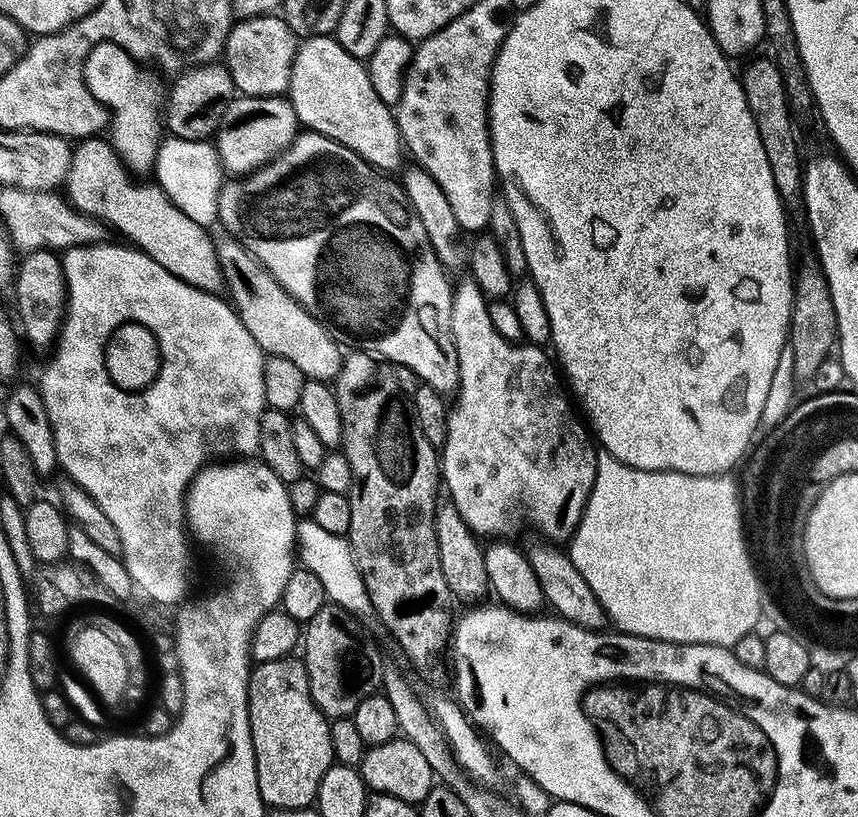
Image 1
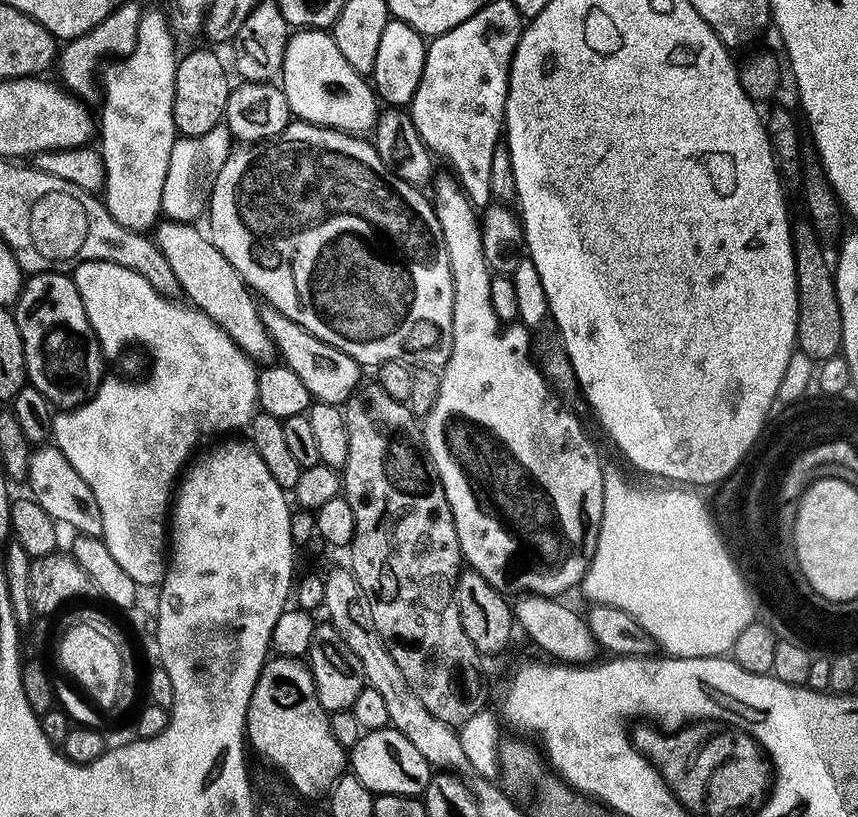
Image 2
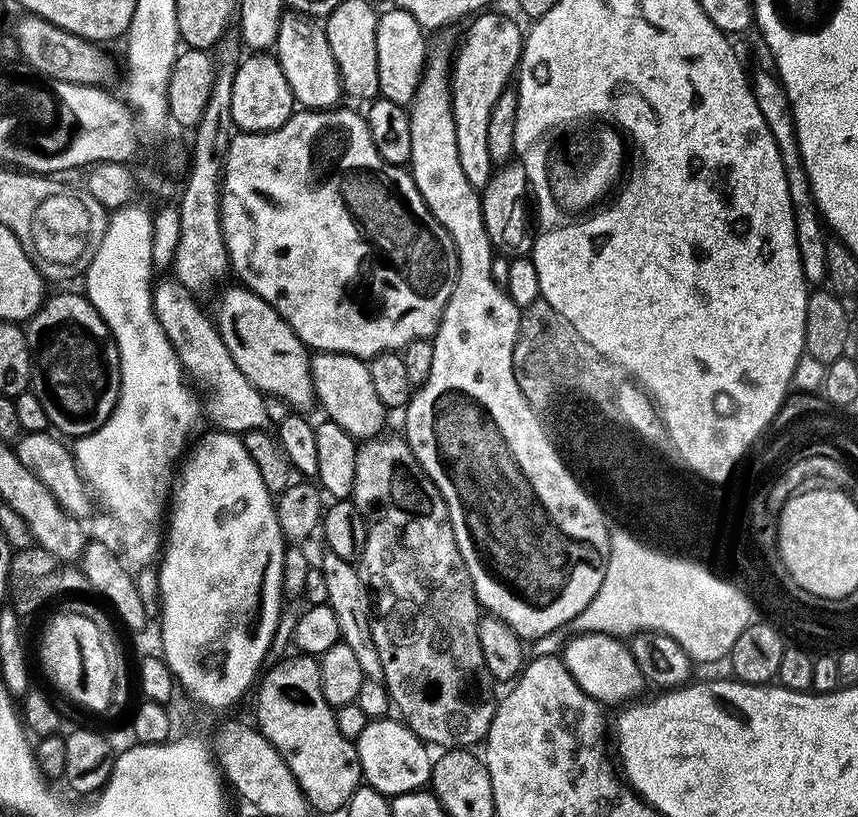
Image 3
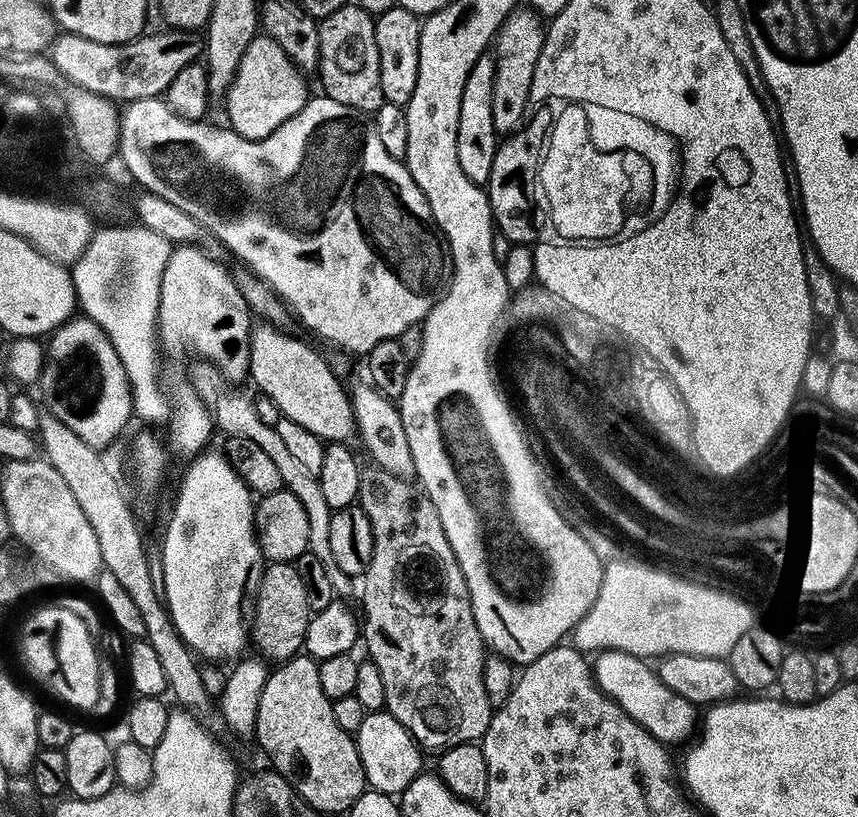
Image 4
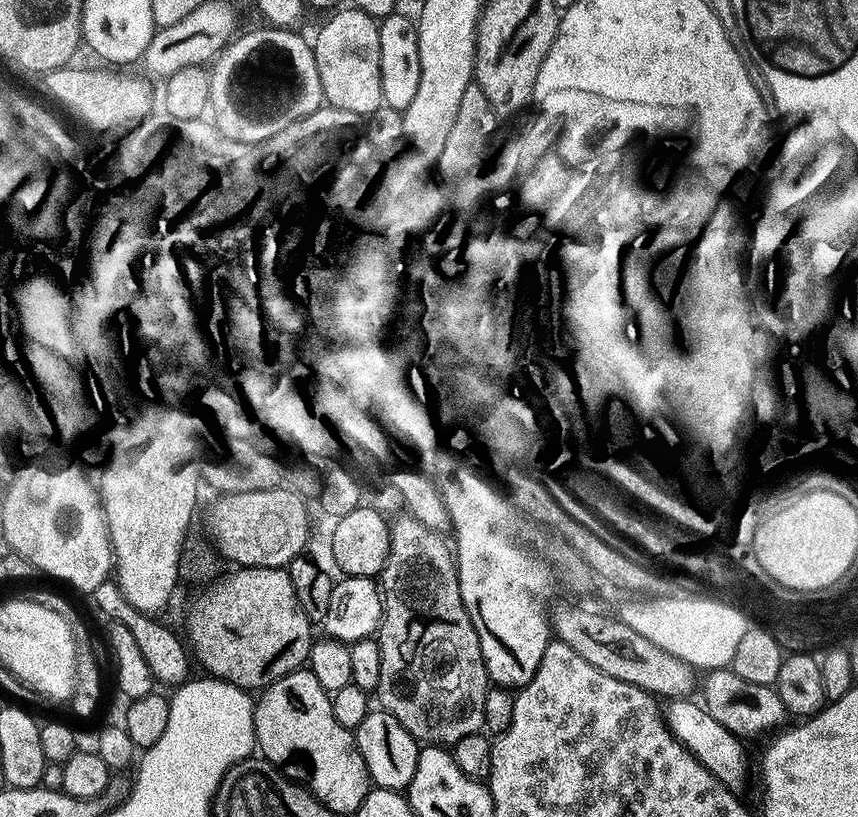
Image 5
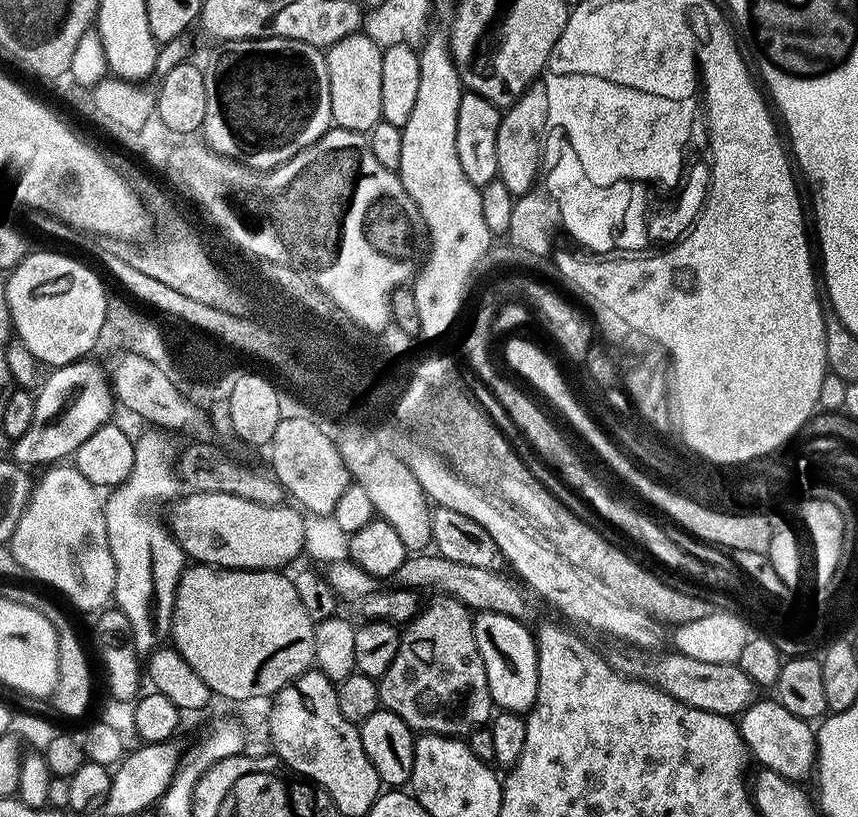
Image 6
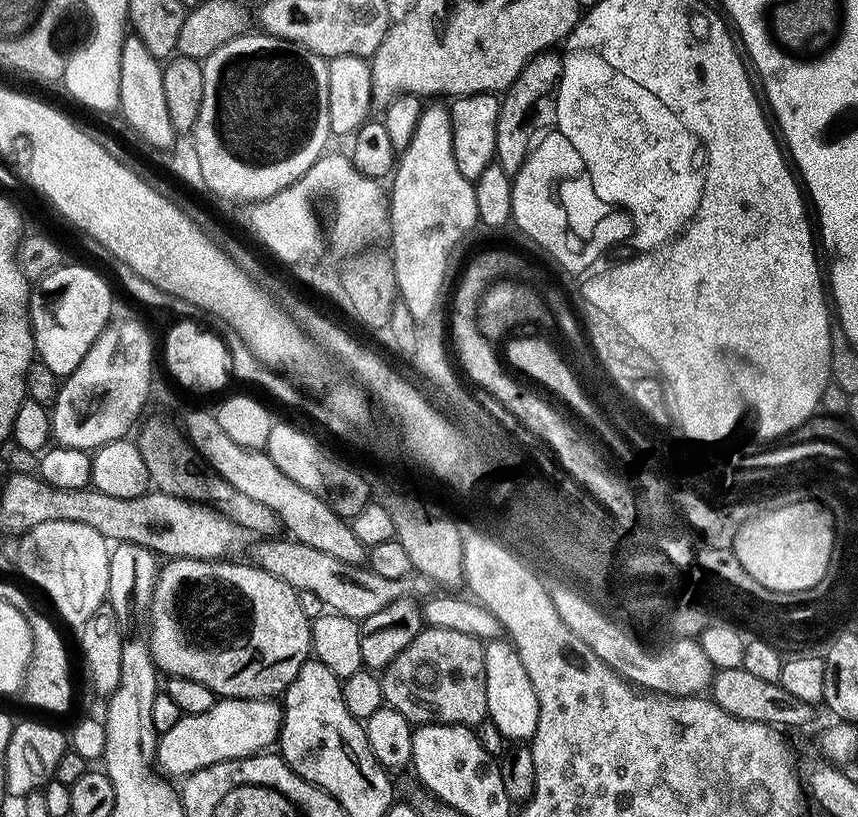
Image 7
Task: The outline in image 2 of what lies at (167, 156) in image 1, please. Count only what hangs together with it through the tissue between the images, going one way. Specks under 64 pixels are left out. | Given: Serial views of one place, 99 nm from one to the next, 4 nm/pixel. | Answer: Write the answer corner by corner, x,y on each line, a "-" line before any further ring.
221,122
214,126
207,134
200,137
177,137
170,152
170,162
166,170
166,179
162,187
162,209
161,213
170,220
180,223
191,223
203,215
204,200
200,198
196,188
196,174
198,166
204,161
204,168
209,174
215,174
224,167
228,153
234,147
232,131
228,129
227,123

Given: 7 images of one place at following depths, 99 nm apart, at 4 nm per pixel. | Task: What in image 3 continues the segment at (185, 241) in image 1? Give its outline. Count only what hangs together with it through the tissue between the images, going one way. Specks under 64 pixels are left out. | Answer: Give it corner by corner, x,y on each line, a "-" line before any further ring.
251,287
228,288
220,296
214,321
234,365
260,392
285,400
289,409
308,410
314,404
309,349
269,304

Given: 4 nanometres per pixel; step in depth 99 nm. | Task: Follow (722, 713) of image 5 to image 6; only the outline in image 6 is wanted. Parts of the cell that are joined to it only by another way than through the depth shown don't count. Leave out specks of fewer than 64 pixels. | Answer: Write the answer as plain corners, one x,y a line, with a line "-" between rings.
757,698
745,712
738,716
740,737
748,748
751,759
760,768
769,768
793,782
804,782
813,775
816,767
816,733
807,720
798,718
786,710
774,698

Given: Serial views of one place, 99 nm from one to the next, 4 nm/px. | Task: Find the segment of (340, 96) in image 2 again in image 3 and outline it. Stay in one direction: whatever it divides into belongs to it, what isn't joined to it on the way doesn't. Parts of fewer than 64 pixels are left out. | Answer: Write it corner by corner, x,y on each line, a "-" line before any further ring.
285,11
278,22
278,38
274,45
276,61
290,82
293,101
304,110
331,110
341,103
342,89
330,42
326,42
323,27
303,12

